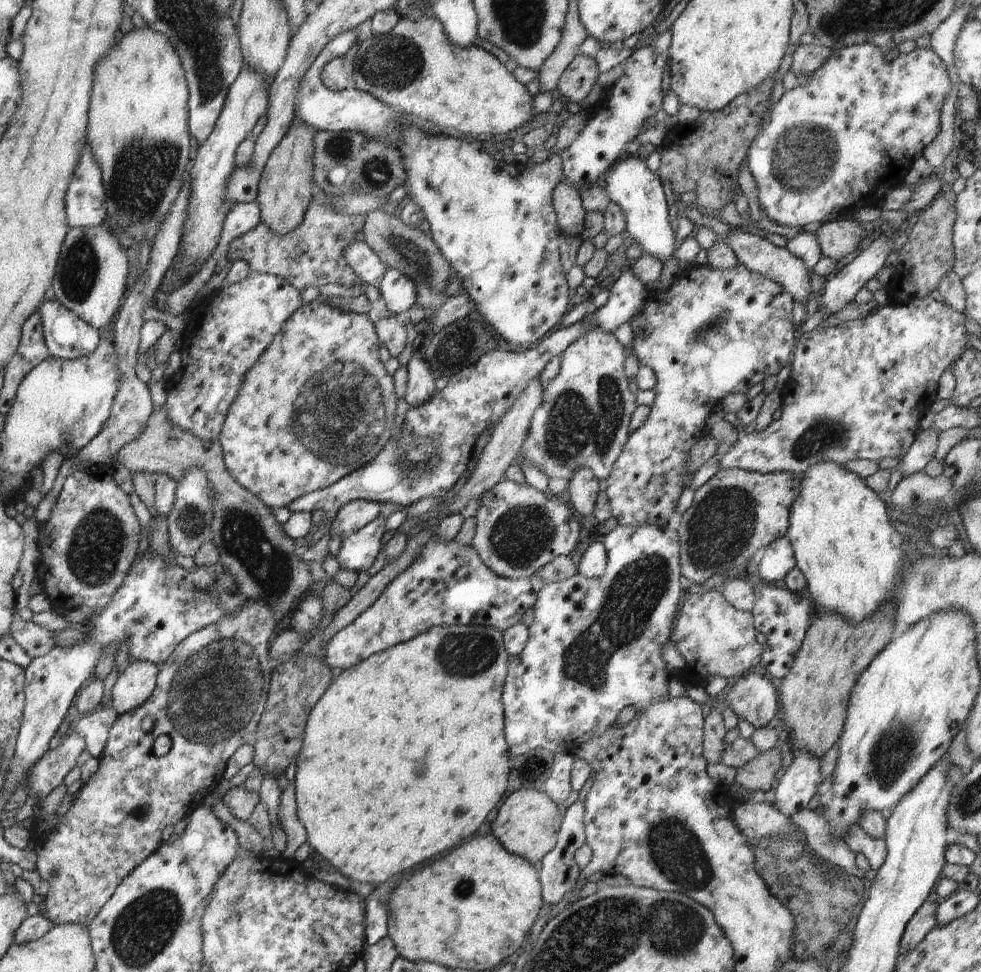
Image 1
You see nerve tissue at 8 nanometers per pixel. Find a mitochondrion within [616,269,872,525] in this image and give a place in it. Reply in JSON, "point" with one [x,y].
{"point":[824,434]}

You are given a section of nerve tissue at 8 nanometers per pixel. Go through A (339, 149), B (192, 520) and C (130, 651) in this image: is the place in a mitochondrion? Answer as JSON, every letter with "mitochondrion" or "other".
{"A":"mitochondrion","B":"mitochondrion","C":"other"}

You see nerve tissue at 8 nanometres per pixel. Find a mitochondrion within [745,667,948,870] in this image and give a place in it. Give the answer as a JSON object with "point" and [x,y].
{"point":[891,753]}

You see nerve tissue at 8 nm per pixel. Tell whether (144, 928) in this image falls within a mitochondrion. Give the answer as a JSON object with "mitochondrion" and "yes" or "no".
{"mitochondrion":"yes"}

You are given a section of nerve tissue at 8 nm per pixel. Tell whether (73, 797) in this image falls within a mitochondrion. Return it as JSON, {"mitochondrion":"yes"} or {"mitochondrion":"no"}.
{"mitochondrion":"no"}

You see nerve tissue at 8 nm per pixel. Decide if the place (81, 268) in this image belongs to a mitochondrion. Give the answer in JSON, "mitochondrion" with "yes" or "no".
{"mitochondrion":"yes"}

